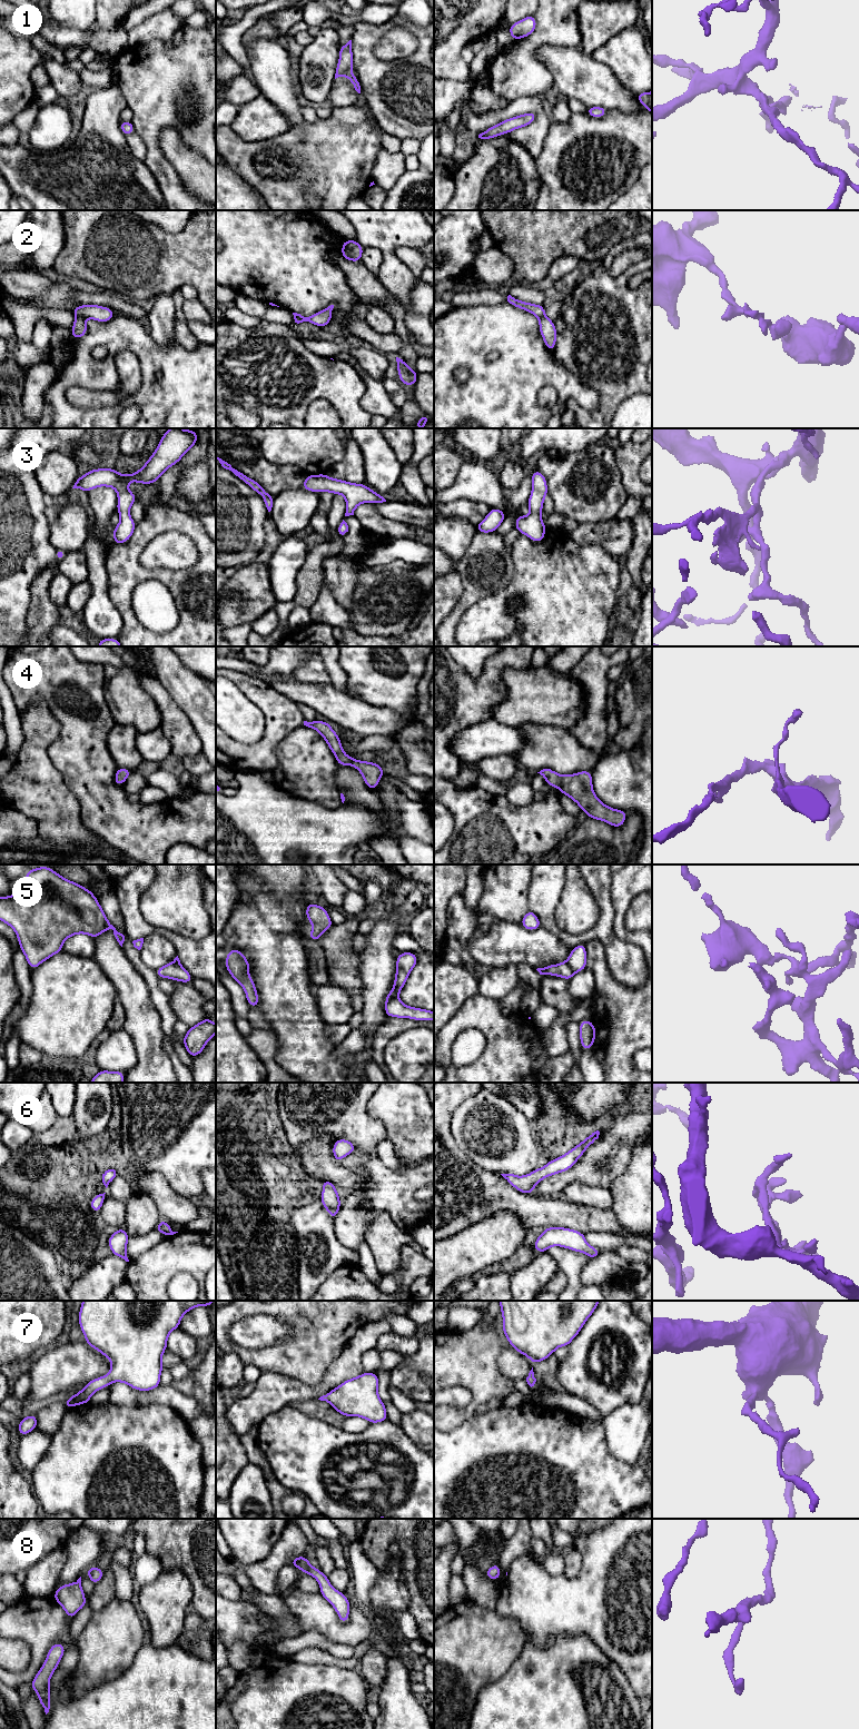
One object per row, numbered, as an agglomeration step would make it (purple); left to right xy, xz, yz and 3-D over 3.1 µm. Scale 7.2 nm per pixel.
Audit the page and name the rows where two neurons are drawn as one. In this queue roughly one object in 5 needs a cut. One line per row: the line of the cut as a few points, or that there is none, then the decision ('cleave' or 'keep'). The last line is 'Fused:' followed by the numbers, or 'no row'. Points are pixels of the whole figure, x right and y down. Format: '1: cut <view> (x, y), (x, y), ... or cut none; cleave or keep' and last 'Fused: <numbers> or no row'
1: cut none; keep
2: cut xy (76, 316), (85, 318); cleave
3: cut none; keep
4: cut none; keep
5: cut xz (397, 997), (391, 998), (385, 1004); cleave
6: cut none; keep
7: cut none; keep
8: cut none; keep
Fused: 2, 5

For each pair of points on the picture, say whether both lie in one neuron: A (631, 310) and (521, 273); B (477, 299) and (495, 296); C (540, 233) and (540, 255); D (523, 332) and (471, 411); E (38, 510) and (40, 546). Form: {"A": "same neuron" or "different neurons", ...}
{"A": "different neurons", "B": "same neuron", "C": "same neuron", "D": "same neuron", "E": "same neuron"}

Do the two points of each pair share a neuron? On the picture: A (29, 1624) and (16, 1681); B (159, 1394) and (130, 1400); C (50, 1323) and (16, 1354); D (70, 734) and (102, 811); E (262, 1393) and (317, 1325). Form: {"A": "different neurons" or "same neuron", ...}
{"A": "same neuron", "B": "same neuron", "C": "same neuron", "D": "same neuron", "E": "different neurons"}

